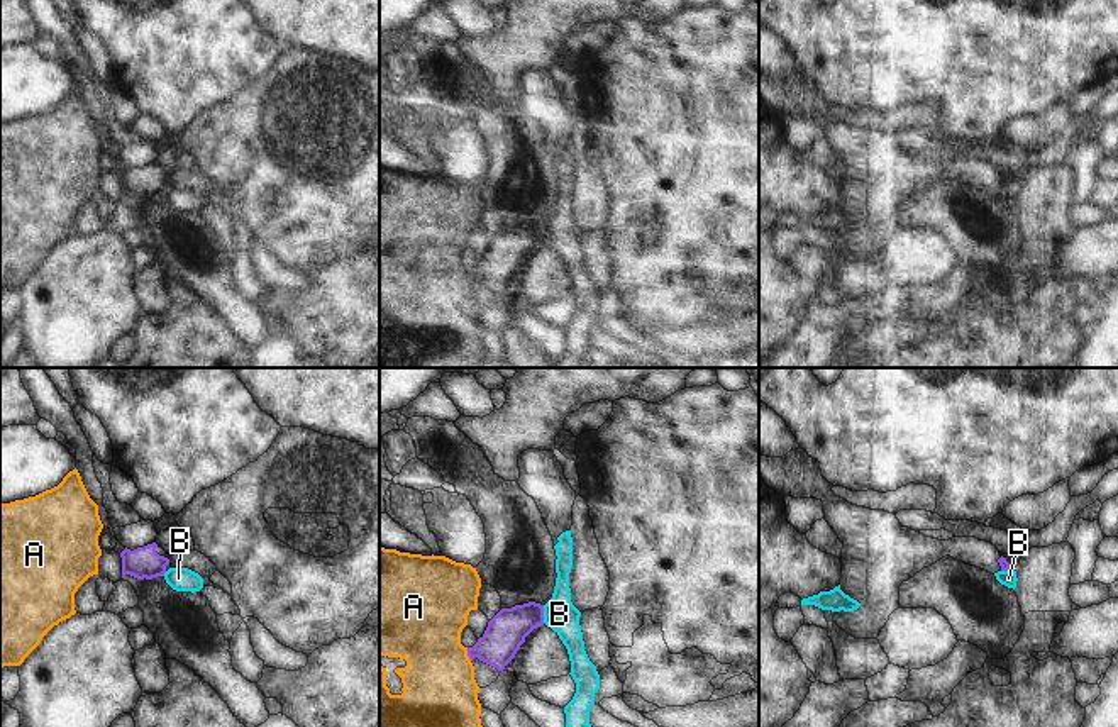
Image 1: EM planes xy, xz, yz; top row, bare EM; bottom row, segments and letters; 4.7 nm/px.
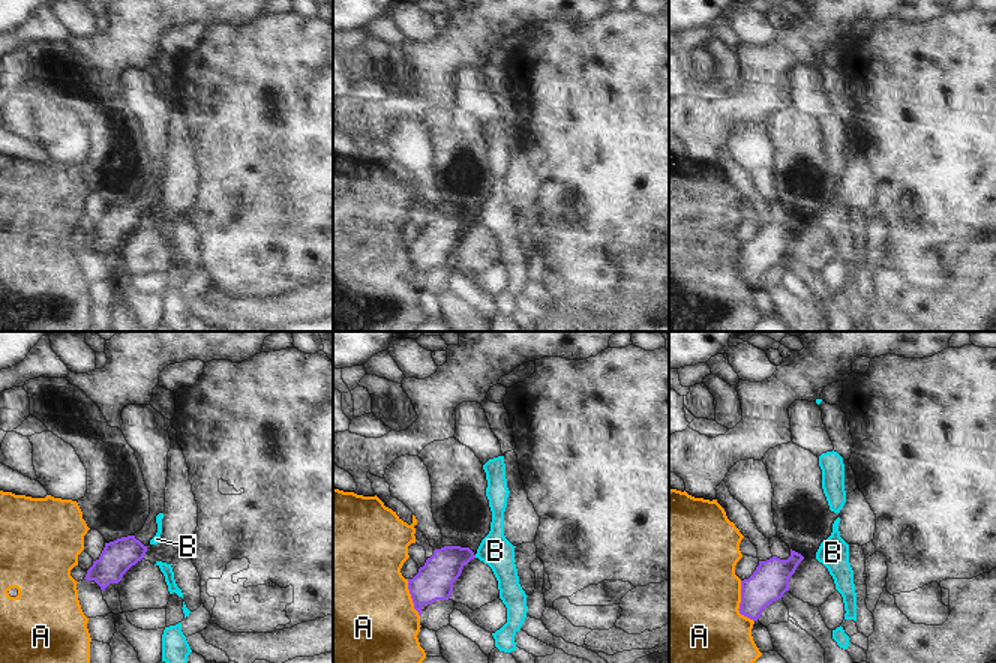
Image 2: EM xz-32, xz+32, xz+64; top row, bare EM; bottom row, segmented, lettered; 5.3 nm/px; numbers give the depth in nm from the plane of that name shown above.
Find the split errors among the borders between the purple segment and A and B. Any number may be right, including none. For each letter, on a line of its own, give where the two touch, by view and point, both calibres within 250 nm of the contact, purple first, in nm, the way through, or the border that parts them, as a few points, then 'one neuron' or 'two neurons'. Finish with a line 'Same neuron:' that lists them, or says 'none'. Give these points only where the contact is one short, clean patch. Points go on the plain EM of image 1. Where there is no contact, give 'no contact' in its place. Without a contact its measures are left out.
A: contact xz (468, 275); calibres 190 and 360 nm; two neurons
B: contact xz (542, 234); calibres 190 and 160 nm; border xz (542, 226), (544, 243); two neurons
Same neuron: none

